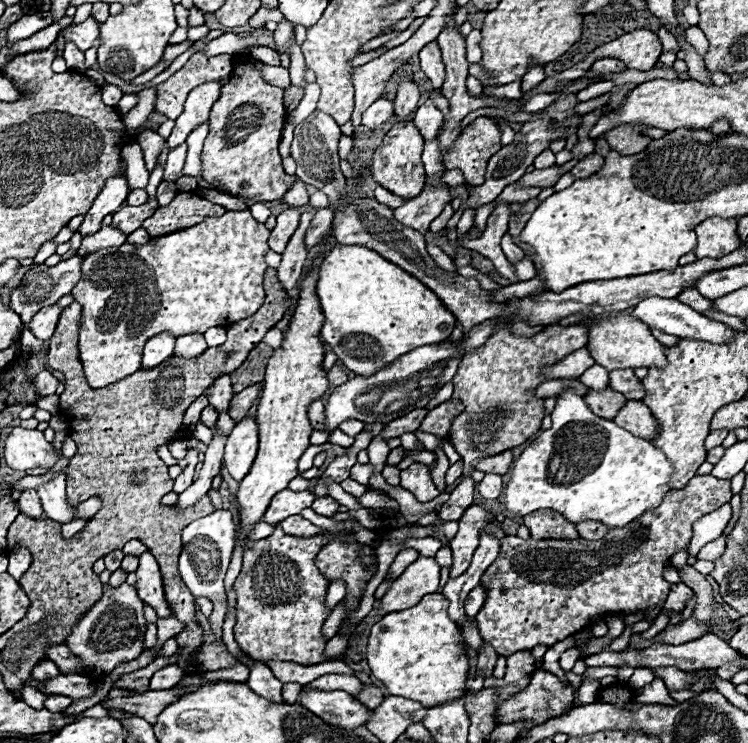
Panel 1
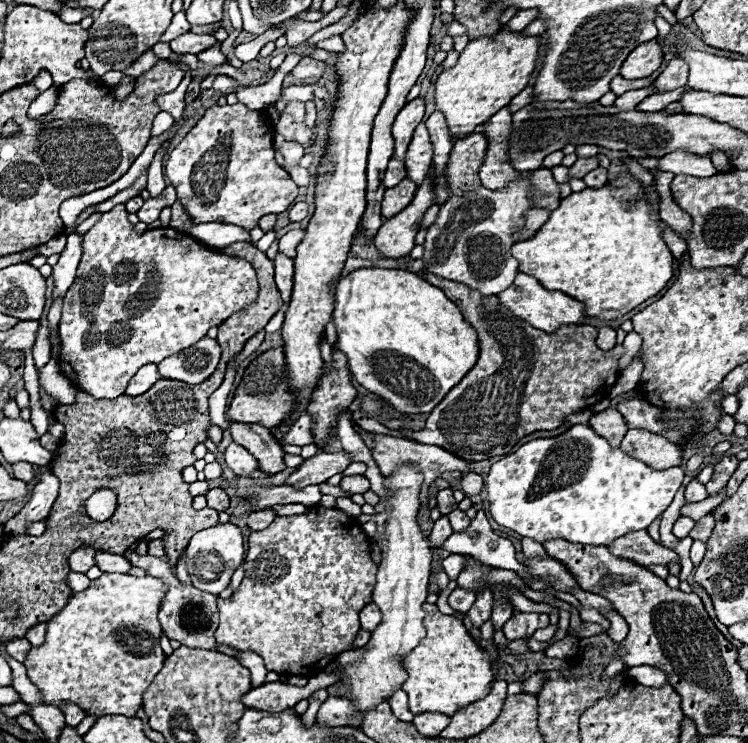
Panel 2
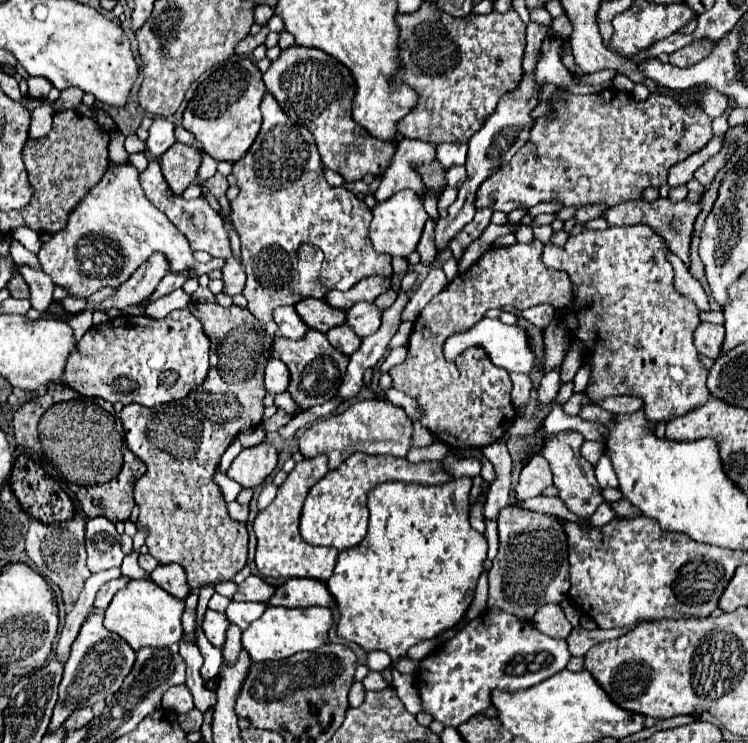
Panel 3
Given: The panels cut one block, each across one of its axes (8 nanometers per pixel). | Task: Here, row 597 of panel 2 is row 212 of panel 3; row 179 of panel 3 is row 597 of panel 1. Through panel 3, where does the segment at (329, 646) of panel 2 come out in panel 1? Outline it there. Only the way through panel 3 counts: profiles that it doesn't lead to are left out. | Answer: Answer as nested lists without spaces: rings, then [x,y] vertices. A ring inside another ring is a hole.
[[[276,526],[276,530],[264,538],[250,542],[244,550],[242,572],[236,578],[236,626],[234,636],[240,648],[254,660],[280,660],[280,662],[296,662],[302,666],[320,664],[326,658],[322,656],[326,640],[322,638],[322,624],[328,618],[330,610],[324,606],[324,598],[328,592],[328,580],[318,572],[314,558],[326,540],[322,536],[314,538],[296,538],[288,536]]]

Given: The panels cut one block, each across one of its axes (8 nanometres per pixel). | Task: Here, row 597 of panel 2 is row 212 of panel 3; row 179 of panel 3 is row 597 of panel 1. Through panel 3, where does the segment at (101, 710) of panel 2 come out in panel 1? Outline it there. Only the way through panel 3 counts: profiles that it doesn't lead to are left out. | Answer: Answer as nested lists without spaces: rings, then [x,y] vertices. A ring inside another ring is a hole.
[[[126,582],[118,588],[104,586],[102,598],[84,614],[84,618],[72,628],[72,634],[66,640],[66,646],[74,656],[82,658],[84,666],[80,674],[88,674],[90,678],[102,678],[100,674],[110,674],[118,664],[130,662],[140,656],[144,650],[144,602],[138,598],[136,588]]]

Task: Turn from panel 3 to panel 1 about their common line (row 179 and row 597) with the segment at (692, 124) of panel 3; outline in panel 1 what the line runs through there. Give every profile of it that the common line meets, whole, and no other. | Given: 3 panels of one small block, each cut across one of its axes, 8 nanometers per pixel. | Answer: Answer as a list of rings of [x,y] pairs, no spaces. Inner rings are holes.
[[[706,474],[694,476],[682,490],[666,492],[660,506],[644,512],[644,516],[632,520],[632,524],[610,528],[604,540],[522,540],[516,536],[502,538],[500,556],[482,576],[482,584],[488,588],[488,600],[476,616],[480,636],[496,650],[498,656],[510,656],[520,650],[532,650],[540,644],[552,646],[562,642],[578,630],[590,624],[594,626],[608,616],[620,614],[620,618],[624,618],[638,610],[646,612],[656,608],[666,600],[672,586],[662,576],[666,562],[670,562],[678,550],[688,546],[692,538],[692,524],[726,502],[730,502],[730,480],[720,480],[712,474]],[[516,586],[520,586],[520,592],[512,592]]]

